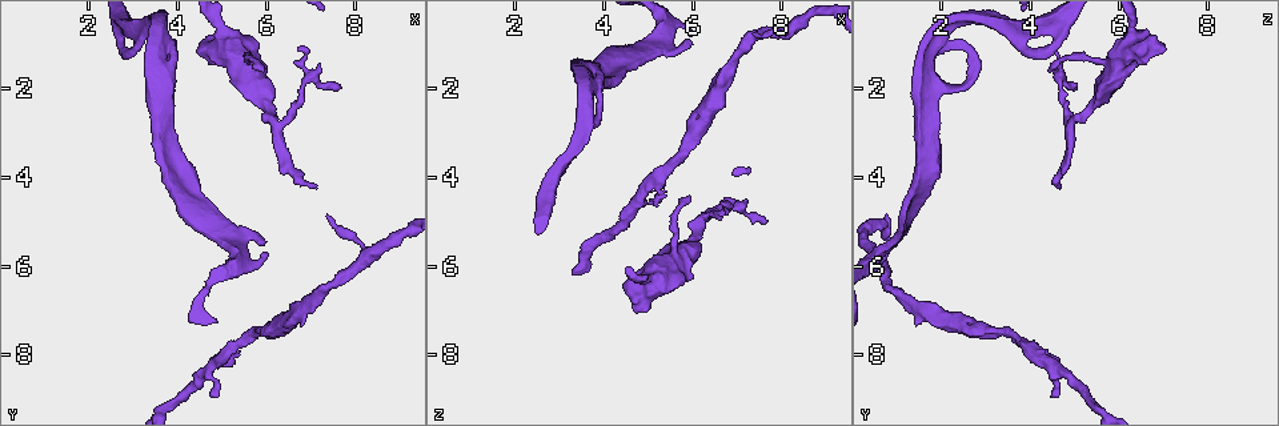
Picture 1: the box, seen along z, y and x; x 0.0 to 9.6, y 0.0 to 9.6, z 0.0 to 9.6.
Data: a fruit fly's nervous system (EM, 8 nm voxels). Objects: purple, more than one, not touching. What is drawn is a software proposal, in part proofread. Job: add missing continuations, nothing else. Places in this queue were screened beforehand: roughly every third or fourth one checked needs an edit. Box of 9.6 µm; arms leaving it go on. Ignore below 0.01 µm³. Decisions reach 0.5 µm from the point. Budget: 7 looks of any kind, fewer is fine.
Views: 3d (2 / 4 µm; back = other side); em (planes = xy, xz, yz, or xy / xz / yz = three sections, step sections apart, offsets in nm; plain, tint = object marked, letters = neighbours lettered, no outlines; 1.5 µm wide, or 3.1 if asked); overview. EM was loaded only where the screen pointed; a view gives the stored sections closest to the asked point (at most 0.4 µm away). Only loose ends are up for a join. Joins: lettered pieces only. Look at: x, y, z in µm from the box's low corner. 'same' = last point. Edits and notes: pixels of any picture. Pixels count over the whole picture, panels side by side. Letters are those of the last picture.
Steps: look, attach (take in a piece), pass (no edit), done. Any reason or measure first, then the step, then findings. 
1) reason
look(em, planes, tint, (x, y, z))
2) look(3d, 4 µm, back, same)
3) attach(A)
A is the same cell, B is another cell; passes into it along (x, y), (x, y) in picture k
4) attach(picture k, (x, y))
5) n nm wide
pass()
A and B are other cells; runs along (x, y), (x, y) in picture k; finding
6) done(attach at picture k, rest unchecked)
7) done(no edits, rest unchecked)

tapers out
look(3d, 2 µm, (7.65, 2.00, 5.05))

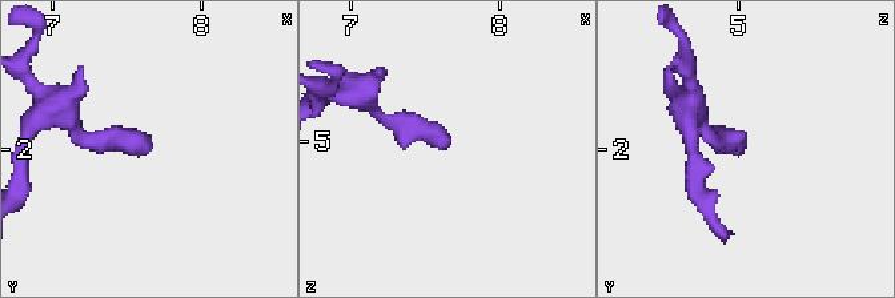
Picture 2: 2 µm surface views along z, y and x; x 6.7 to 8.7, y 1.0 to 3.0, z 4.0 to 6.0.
need the tissue
look(em, planes, letters, (7.66, 2.00, 5.02))

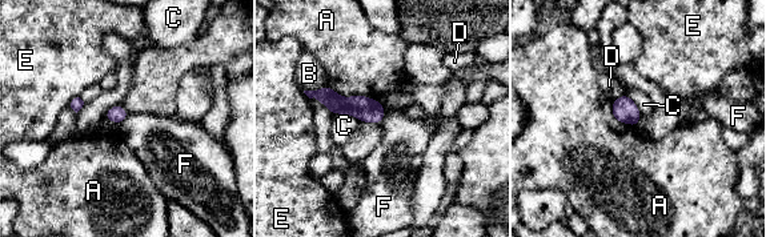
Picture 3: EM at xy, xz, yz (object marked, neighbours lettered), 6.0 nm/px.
C touches over 160 nm
pass()
A, B, C, D, E and F are other cells; border along (385, 109), (384, 117), (379, 123) in picture 3; none of them fits

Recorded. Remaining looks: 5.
free end
look(3d, 4 µm, (4.80, 8.95, 4.65))

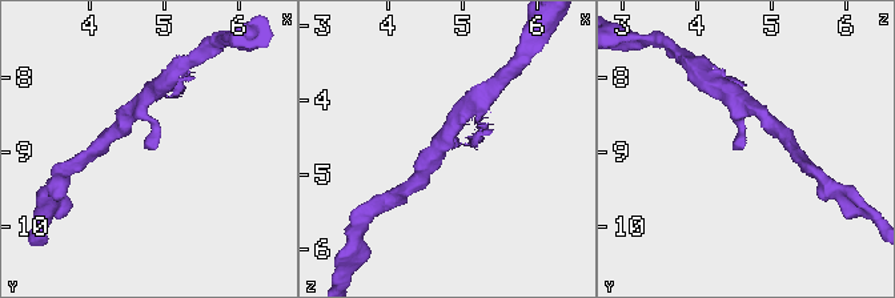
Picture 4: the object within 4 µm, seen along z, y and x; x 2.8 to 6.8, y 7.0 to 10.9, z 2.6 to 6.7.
shape alone is not enough
look(em, planes, tint, (4.75, 8.95, 4.65))

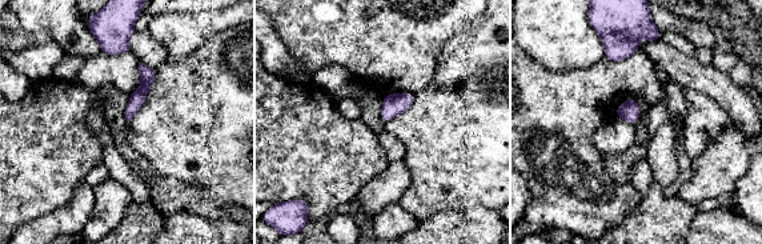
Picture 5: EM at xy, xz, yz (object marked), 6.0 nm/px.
look(em, planes, letters, same)

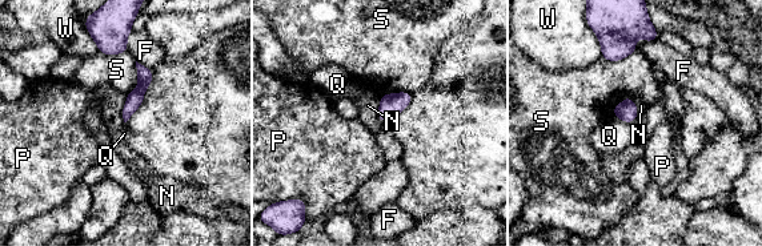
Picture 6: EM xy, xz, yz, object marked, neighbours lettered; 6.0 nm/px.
S touches over 220 nm
pass()
F, N, P, Q, S and W are other cells; no lettered piece goes on from it

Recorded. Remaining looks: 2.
stops while still wide
look(em, planes, letters, (3.30, 1.35, 1.60))

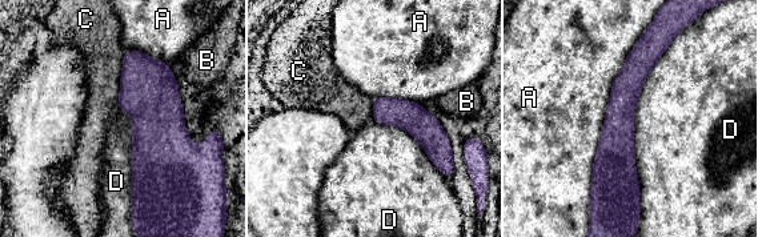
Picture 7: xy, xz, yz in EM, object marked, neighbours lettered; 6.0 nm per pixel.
pass()
A, B, C and D are other cells; runs along (633, 59), (620, 113), (628, 213) in picture 7; none of them fits

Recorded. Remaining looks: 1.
done(no edits, rest unchecked)

